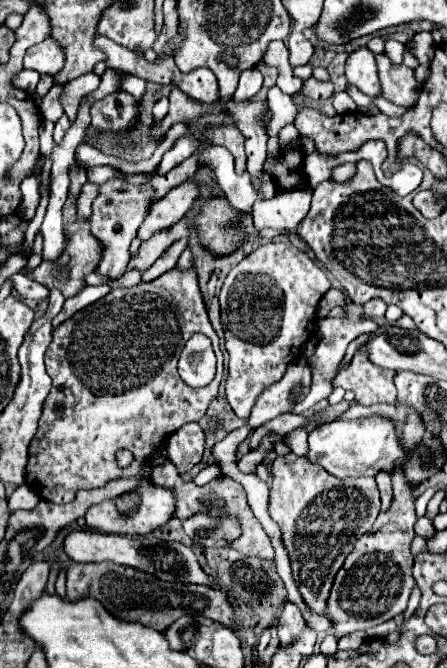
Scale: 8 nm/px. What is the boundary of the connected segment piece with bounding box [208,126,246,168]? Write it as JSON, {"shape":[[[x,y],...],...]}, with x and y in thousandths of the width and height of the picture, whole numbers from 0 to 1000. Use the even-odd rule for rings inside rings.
{"shape":[[[488,189],[488,192],[474,192],[465,198],[465,207],[470,207],[474,216],[501,219],[501,222],[510,222],[519,228],[528,251],[546,251],[550,249],[546,204],[541,204],[537,195],[519,192],[519,189]]]}

